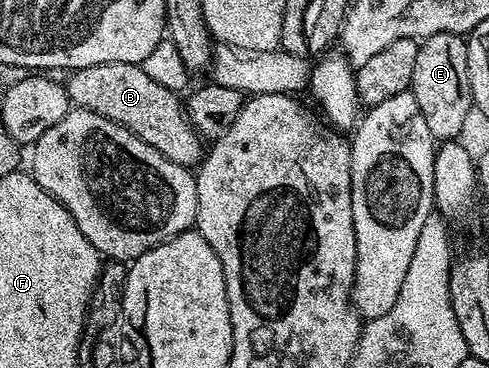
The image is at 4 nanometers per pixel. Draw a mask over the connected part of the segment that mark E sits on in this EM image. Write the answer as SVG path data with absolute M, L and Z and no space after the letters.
M459 34L432 35L419 44L409 92L414 94L416 103L420 103L424 123L428 123L428 131L432 131L435 142L452 141L463 136L462 128L472 114L472 98L468 79L468 51L465 40Z

